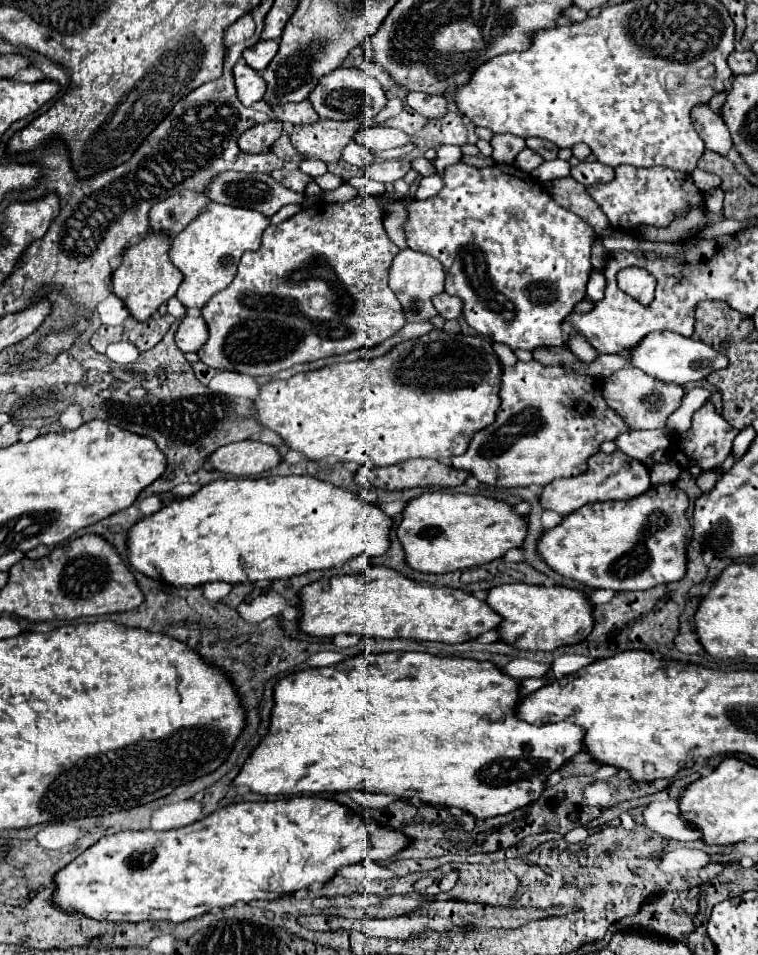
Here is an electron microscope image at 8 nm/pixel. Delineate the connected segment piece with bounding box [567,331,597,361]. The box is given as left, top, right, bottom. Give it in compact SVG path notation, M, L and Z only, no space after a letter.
M573 331L569 333L567 345L581 361L593 361L597 357L597 351L593 351L593 347L589 347L589 343L581 335L577 335L577 333L573 335Z

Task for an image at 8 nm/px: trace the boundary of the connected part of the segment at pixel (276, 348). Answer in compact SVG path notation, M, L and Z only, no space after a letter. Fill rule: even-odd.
M399 179L391 193L377 197L357 195L347 203L313 203L287 221L269 225L263 231L261 247L257 251L247 251L241 257L233 283L213 295L201 309L209 327L209 339L199 349L201 361L215 369L247 373L253 377L275 375L297 363L349 353L359 347L375 347L397 333L407 319L401 311L401 303L387 285L387 275L399 247L387 237L381 203L385 203L385 199L401 199L407 193L409 185ZM313 297L323 297L325 305L315 309L311 305Z

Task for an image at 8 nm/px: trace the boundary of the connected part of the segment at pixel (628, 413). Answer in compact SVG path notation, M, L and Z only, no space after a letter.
M627 365L603 381L603 395L605 403L611 409L615 409L621 415L621 419L625 419L625 425L629 425L629 429L635 431L665 427L667 417L681 405L685 391L677 383L663 383L659 379L645 375L641 369Z

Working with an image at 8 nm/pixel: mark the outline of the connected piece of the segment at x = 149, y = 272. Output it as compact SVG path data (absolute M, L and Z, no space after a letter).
M145 235L143 239L127 247L123 263L113 271L111 291L125 303L127 311L137 321L147 321L149 317L153 317L153 313L175 295L183 281L181 271L171 263L167 251L169 239L163 239L161 235Z

